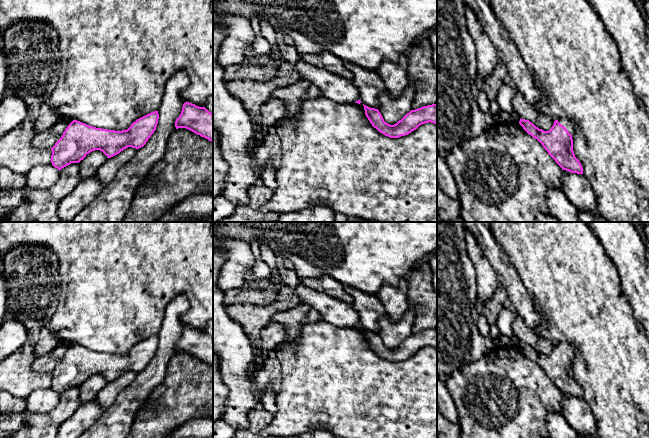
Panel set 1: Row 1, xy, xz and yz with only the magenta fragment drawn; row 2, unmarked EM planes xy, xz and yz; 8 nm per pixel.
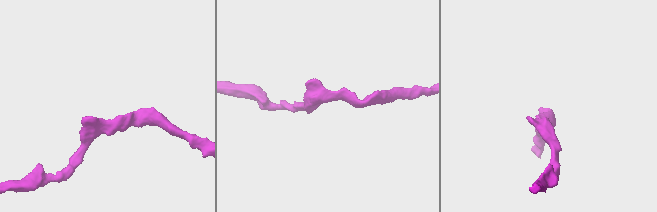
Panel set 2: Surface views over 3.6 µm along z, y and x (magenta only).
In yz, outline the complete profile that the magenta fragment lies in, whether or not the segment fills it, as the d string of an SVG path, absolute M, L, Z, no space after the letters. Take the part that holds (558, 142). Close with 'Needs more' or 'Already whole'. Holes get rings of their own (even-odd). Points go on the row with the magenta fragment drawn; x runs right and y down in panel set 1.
M564 118L555 120L549 131L539 129L525 119L520 119L519 124L529 135L542 144L562 170L583 174L582 165L573 151L574 125L569 120Z. Needs more

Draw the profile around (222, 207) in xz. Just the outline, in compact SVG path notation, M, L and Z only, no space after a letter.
M219 195L213 198L213 222L220 222L224 218L233 214L236 205Z

